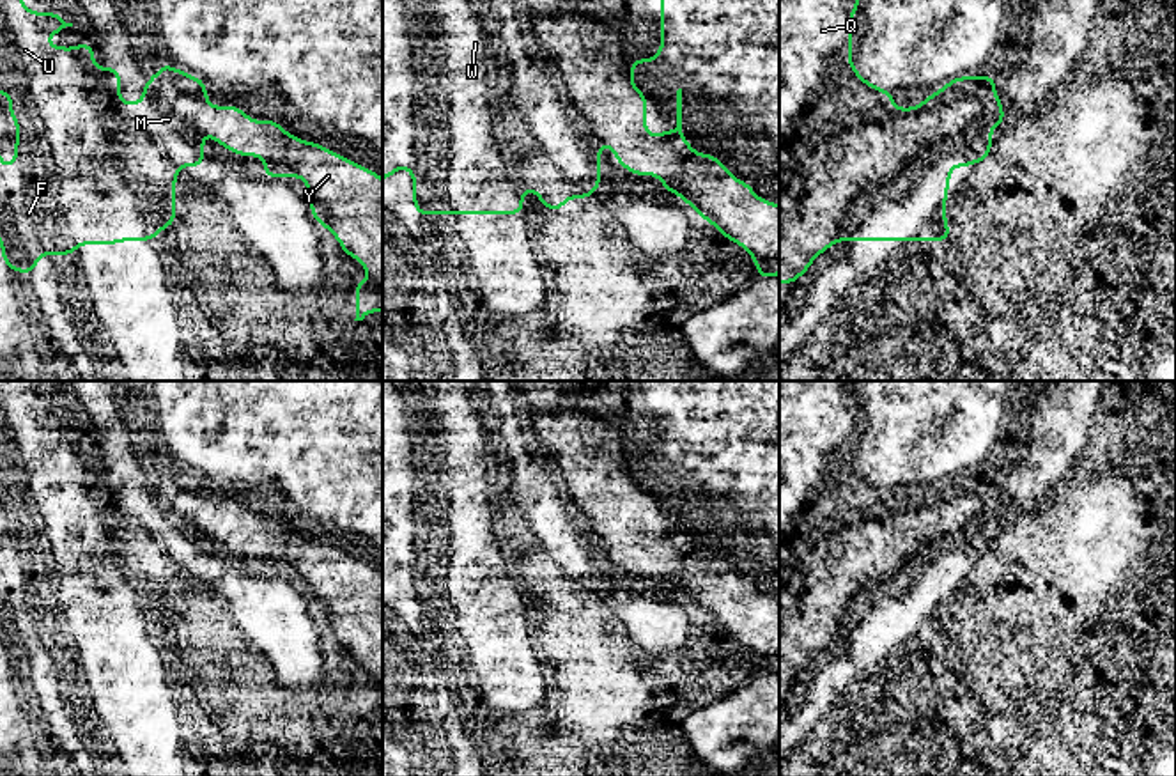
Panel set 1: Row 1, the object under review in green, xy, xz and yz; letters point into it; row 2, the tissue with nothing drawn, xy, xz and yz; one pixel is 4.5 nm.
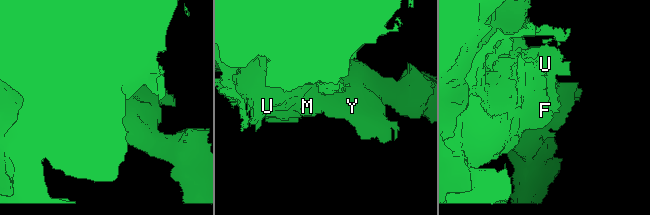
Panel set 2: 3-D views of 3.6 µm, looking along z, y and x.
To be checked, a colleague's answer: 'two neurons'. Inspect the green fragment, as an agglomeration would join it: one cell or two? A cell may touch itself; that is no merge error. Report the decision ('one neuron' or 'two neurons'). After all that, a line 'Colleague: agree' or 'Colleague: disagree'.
two neurons
Colleague: agree

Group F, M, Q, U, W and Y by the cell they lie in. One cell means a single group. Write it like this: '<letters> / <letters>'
F M Q U W / Y

